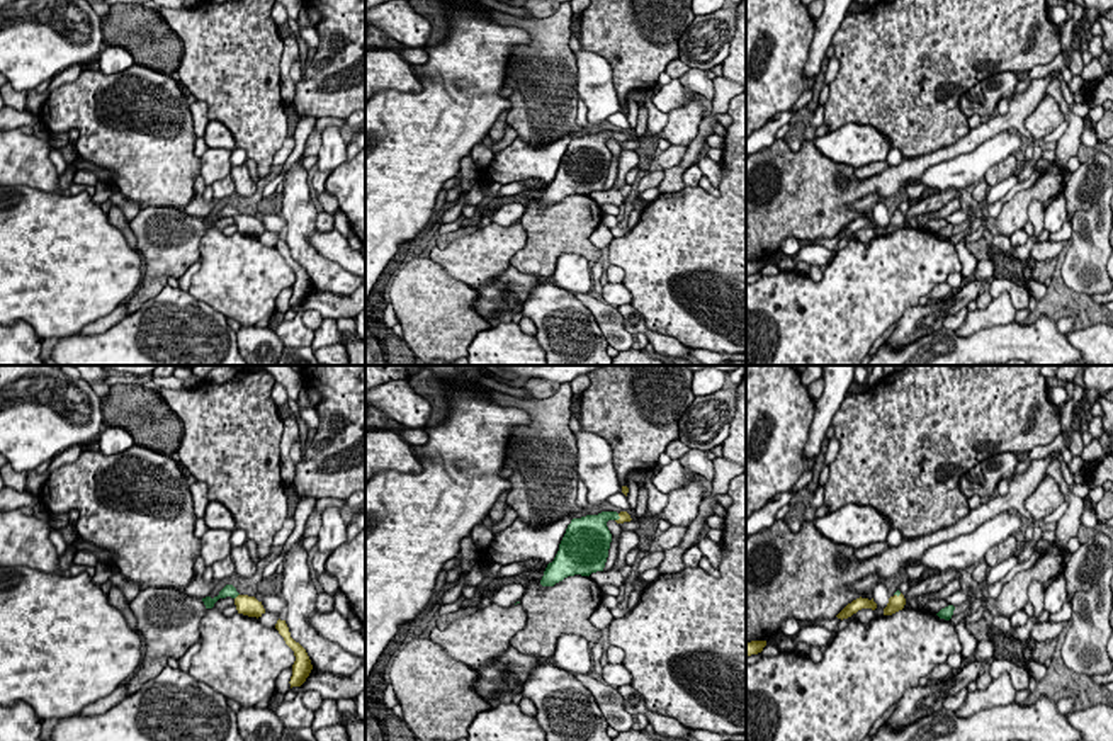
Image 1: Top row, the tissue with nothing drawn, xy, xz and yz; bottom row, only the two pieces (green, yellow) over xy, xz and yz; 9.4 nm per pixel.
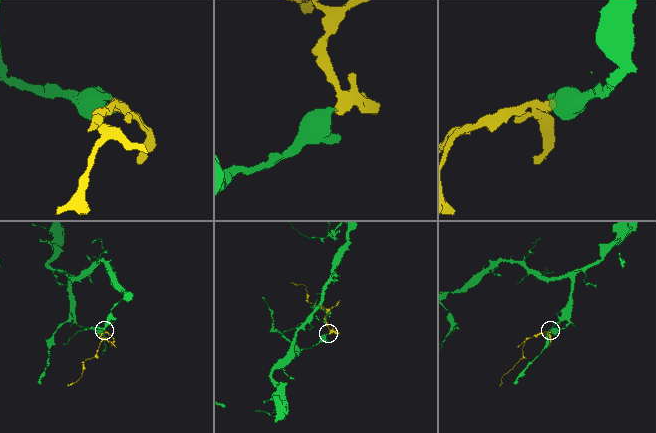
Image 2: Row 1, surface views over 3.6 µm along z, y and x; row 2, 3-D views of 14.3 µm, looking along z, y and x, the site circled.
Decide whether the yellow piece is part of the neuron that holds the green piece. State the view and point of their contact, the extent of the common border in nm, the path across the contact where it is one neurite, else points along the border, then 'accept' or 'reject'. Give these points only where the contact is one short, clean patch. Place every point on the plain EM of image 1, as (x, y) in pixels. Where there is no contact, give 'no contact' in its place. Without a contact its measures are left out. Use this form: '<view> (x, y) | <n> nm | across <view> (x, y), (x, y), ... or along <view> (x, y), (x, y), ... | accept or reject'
xy (237, 214) | 70 nm | across xy (228, 209), (237, 214), (248, 225) | accept

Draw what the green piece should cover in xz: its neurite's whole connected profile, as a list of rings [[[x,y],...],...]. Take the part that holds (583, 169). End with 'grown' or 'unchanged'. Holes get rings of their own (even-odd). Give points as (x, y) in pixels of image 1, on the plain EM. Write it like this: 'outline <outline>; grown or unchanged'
outline [[[602,131],[573,138],[554,180],[544,190],[540,204],[554,206],[568,195],[590,195],[591,192],[603,190],[612,161],[612,153],[607,146],[608,139],[624,143],[632,138],[627,131]]]; grown

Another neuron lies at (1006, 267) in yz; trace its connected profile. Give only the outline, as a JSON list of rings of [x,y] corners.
[[[989,248],[989,260],[992,260],[996,265],[996,270],[994,270],[996,279],[1008,279],[1008,280],[1028,289],[1030,280],[1026,280],[1023,277],[1023,272],[1026,269],[1033,270],[1033,267],[1035,267],[1033,258],[1021,262],[1021,260],[1009,258],[1003,253],[996,253],[992,248]]]

